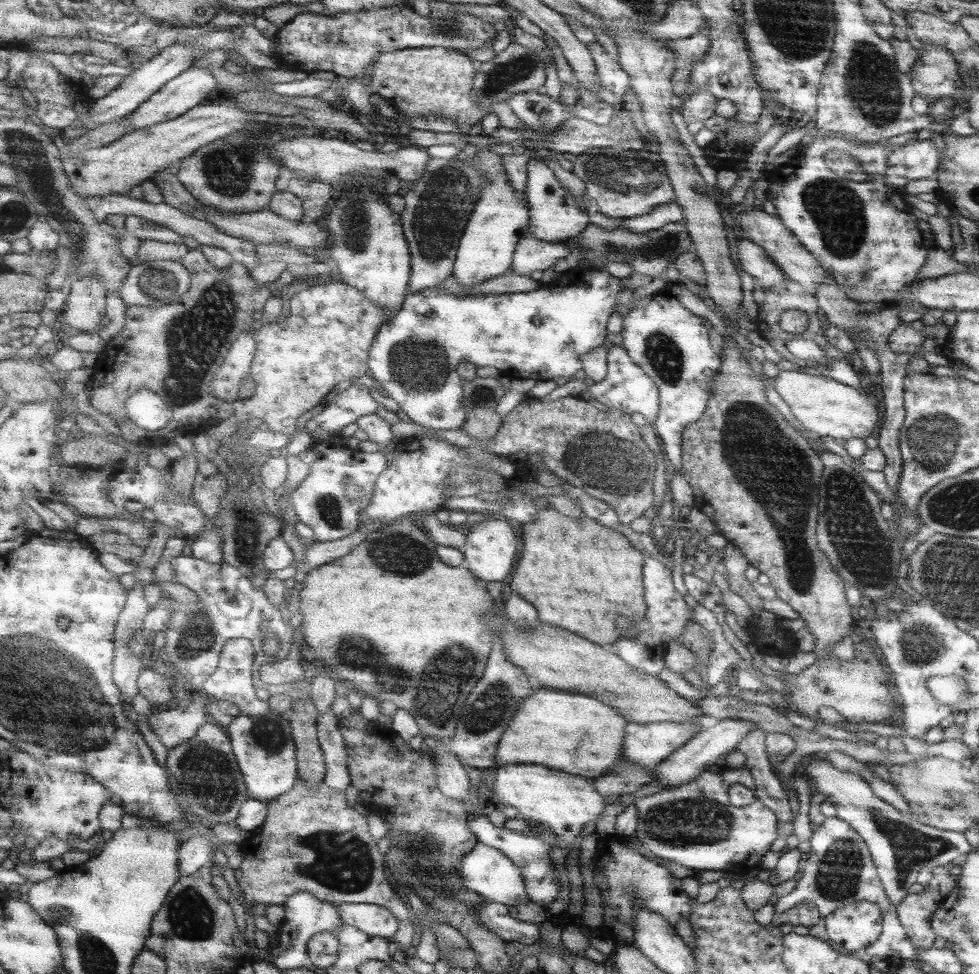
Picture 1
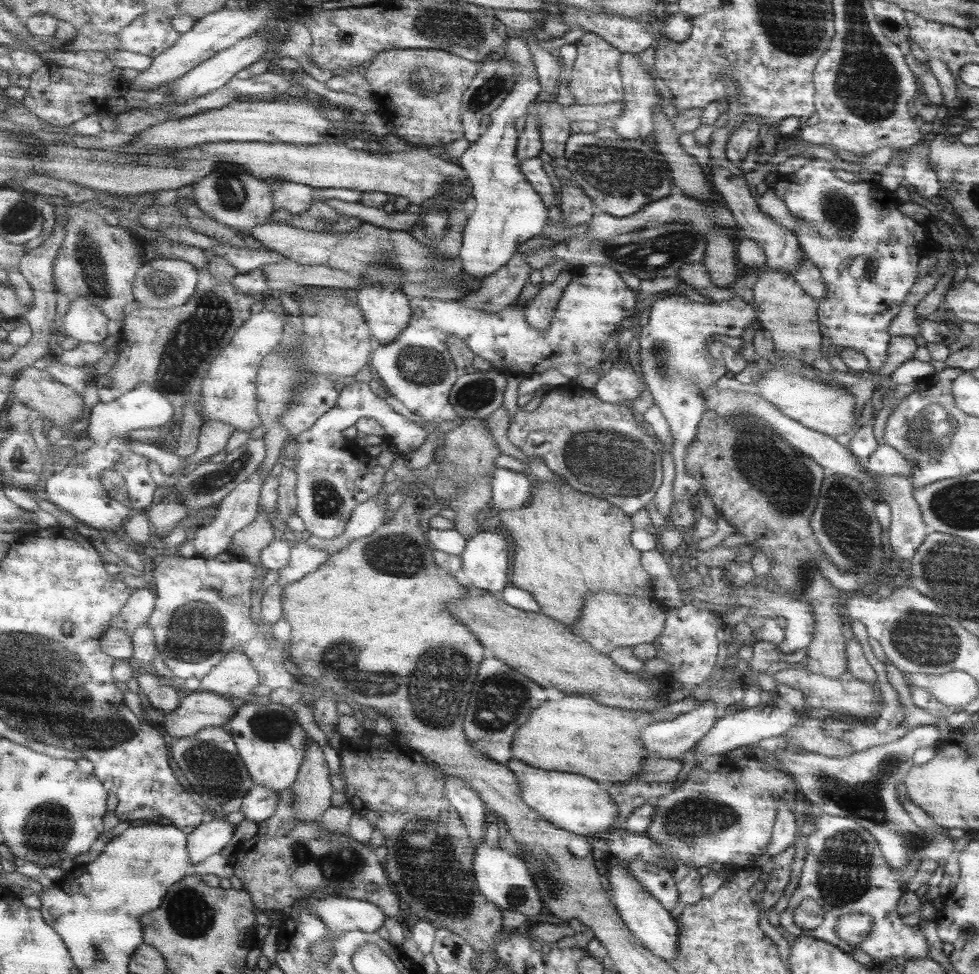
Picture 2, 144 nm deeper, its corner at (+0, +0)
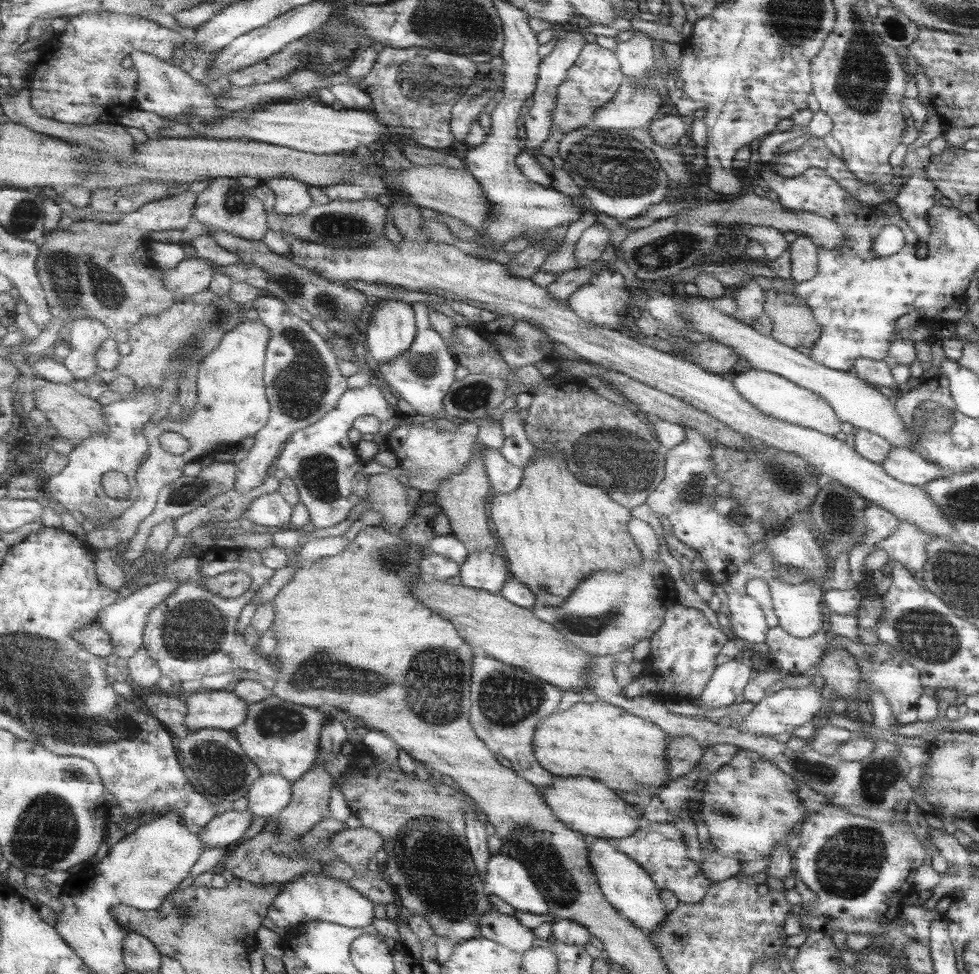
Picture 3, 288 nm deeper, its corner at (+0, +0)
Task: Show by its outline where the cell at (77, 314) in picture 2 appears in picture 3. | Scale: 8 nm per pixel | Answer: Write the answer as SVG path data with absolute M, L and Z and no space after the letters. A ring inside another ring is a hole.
M81 316L75 322L69 322L67 328L71 330L69 342L73 346L73 352L63 362L75 374L77 380L87 380L99 372L95 356L99 348L109 338L113 338L113 332L107 328L107 324L91 316Z

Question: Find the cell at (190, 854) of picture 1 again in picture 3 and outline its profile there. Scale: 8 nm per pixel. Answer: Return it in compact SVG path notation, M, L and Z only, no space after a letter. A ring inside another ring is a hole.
M233 808L223 810L201 834L197 834L205 848L235 848L241 844L243 834L249 830L253 822L253 812L245 808L243 812L235 812Z

